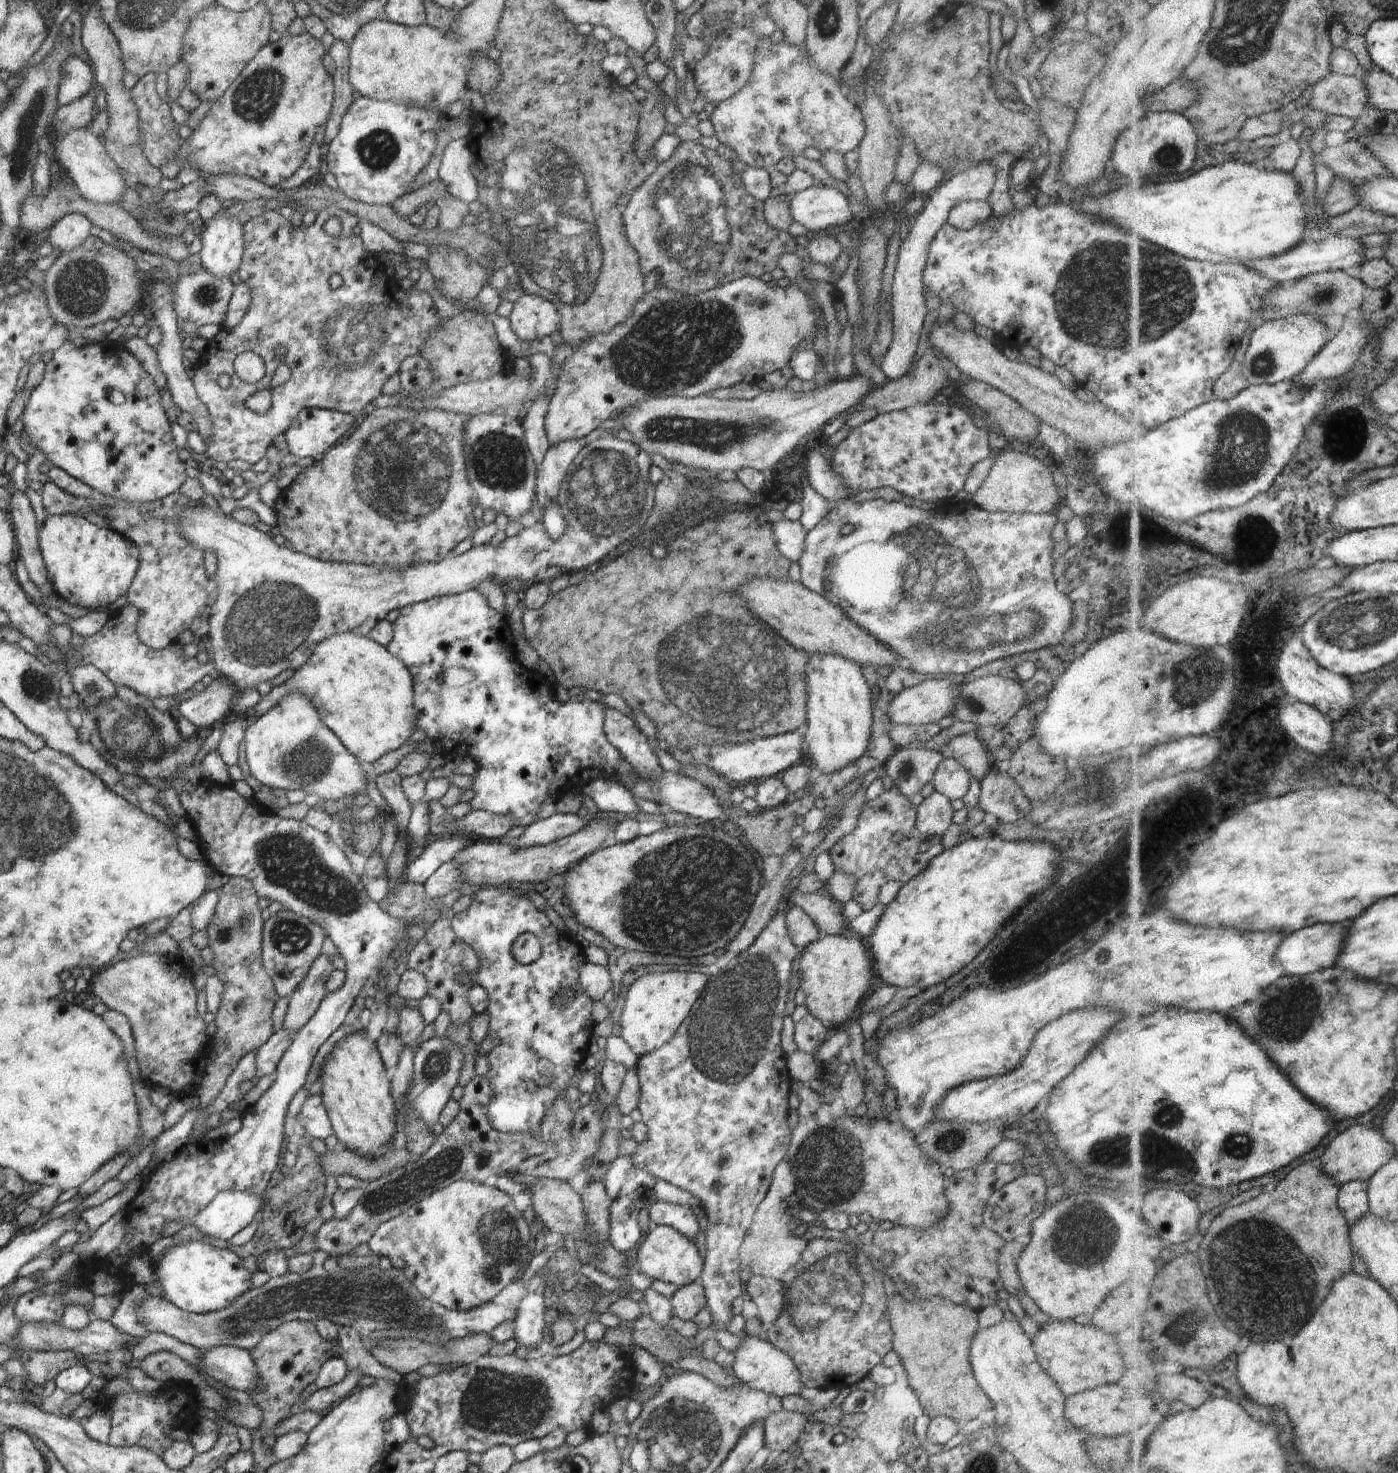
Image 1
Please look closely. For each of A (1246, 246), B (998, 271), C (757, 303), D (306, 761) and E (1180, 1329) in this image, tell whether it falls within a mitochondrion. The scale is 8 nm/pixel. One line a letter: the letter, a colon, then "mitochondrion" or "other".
A: other
B: other
C: mitochondrion
D: mitochondrion
E: mitochondrion

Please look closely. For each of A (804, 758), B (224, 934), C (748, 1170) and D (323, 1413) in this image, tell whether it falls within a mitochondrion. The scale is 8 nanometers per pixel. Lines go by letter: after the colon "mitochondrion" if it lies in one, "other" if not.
A: other
B: other
C: other
D: other

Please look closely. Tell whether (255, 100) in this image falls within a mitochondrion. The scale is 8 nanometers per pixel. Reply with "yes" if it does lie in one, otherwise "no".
yes

